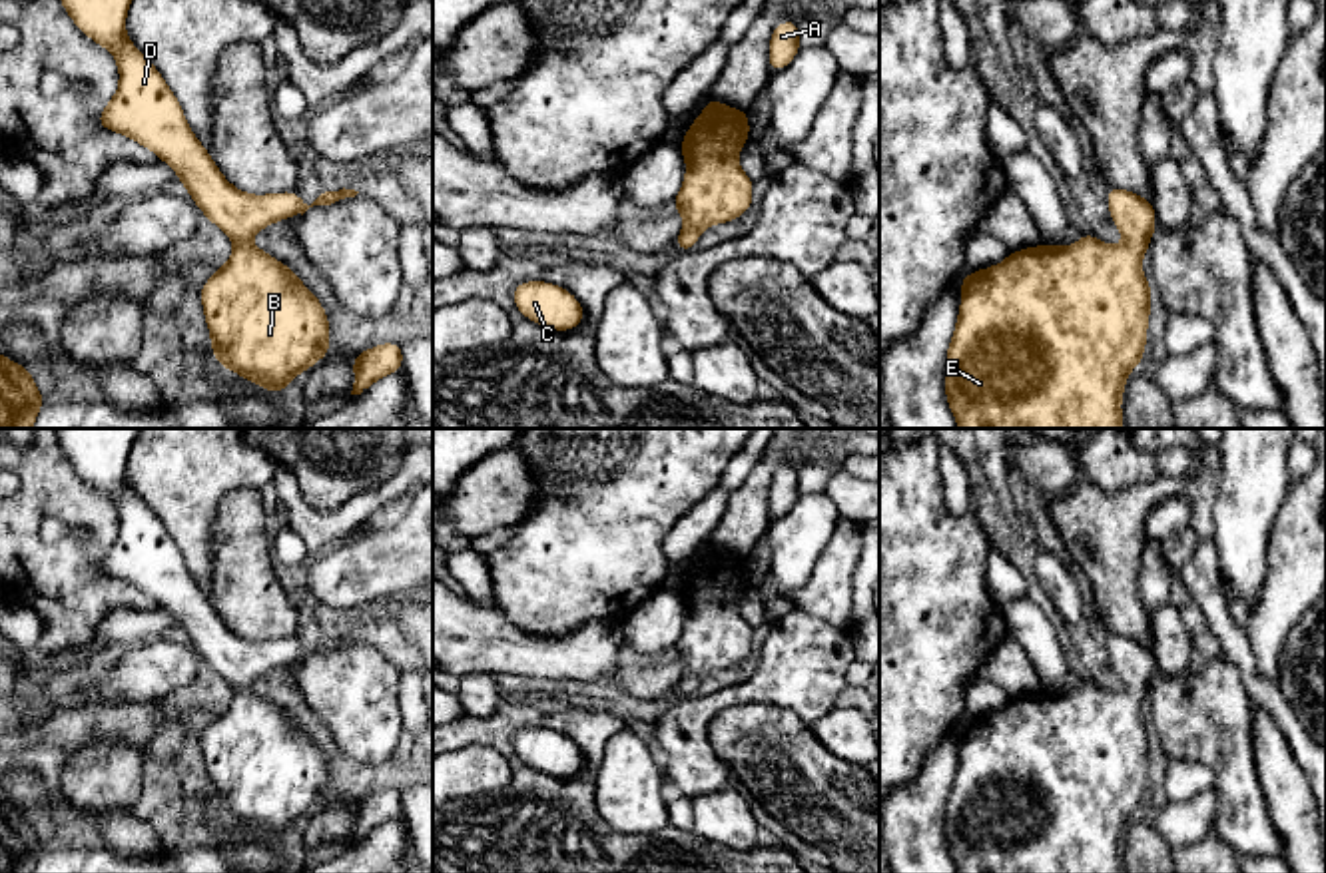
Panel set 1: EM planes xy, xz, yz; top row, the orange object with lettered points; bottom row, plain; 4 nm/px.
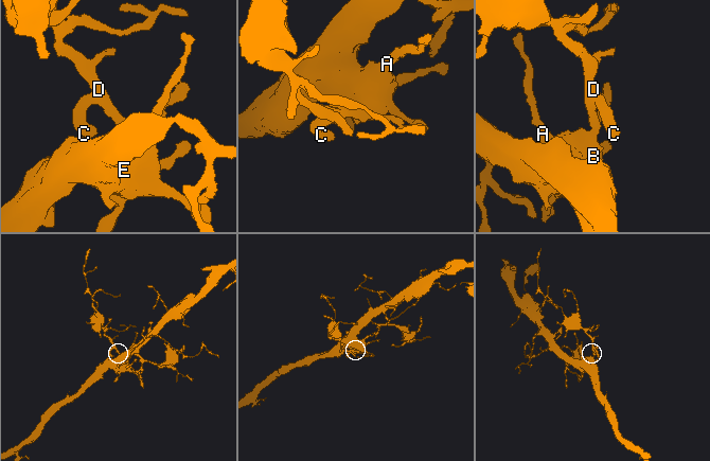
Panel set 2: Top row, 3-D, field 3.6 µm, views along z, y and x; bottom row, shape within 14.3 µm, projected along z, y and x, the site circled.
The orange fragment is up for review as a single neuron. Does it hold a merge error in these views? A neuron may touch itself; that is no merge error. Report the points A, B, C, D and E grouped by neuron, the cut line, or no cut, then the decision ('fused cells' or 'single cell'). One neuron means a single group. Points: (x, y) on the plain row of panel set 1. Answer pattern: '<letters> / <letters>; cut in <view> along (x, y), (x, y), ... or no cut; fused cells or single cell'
A B C D E; no cut; single cell

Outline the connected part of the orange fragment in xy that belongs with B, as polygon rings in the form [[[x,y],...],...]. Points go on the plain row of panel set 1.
[[[58,429],[72,468],[108,494],[120,516],[118,538],[98,572],[156,598],[175,616],[203,662],[235,690],[229,708],[199,735],[211,799],[221,815],[259,829],[267,839],[283,839],[301,817],[331,799],[329,765],[287,712],[249,688],[275,668],[359,638],[325,638],[307,652],[295,638],[251,642],[233,634],[189,576],[162,520],[126,482],[126,460],[142,431]]]

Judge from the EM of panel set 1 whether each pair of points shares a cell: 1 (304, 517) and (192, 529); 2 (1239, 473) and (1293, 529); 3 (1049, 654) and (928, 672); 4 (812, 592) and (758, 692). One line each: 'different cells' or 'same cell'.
1: different cells
2: different cells
3: different cells
4: different cells

